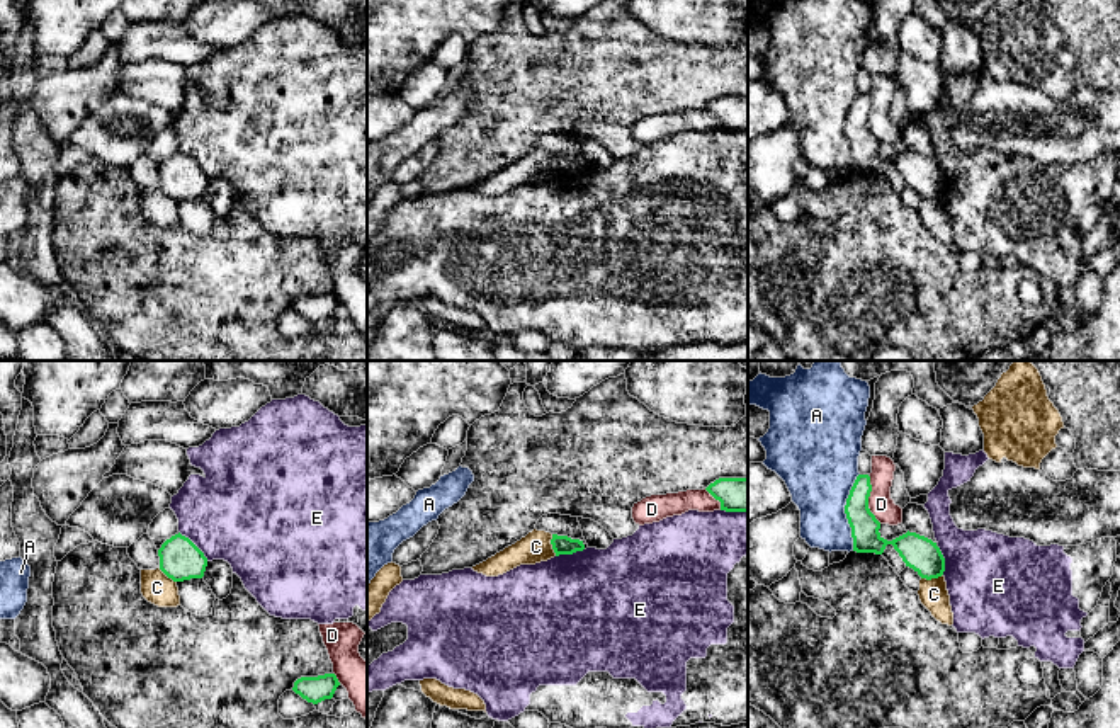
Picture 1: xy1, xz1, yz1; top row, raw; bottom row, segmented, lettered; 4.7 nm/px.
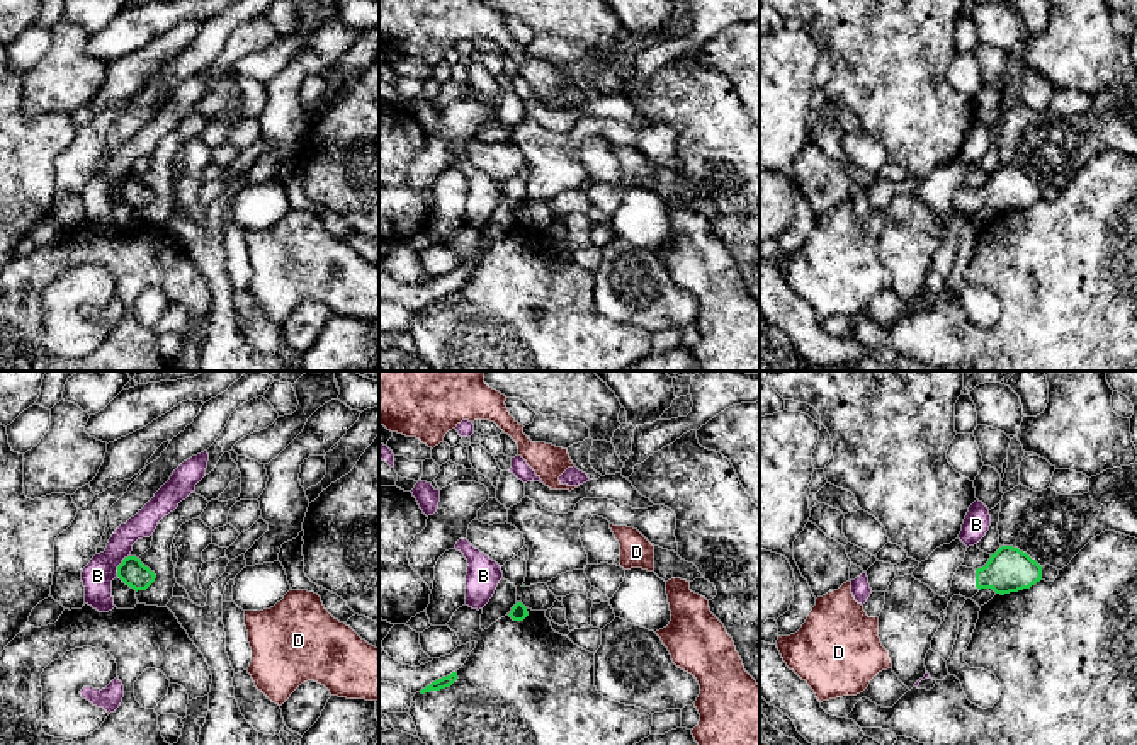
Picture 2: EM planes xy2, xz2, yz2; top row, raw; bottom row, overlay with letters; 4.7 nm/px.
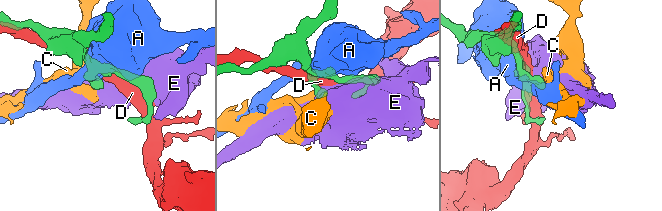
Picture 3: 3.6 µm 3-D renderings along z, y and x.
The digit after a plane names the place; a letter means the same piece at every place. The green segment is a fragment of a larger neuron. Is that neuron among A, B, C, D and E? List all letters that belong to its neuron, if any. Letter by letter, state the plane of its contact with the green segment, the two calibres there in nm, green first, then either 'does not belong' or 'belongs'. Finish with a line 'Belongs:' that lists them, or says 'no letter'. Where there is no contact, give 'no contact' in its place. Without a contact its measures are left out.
A: meets green in yz1; 130 nm thick on the green side, 360 nm on the other; does not belong
B: meets green in xy2; 120 nm thick on the green side, 150 nm on the other; does not belong
C: meets green in xz1; 90 nm thick on the green side, 150 nm on the other; does not belong
D: meets green in yz1; 130 nm thick on the green side, 120 nm on the other; does not belong
E: meets green in xy1; 190 nm thick on the green side, 460 nm on the other; does not belong
Belongs: no letter

